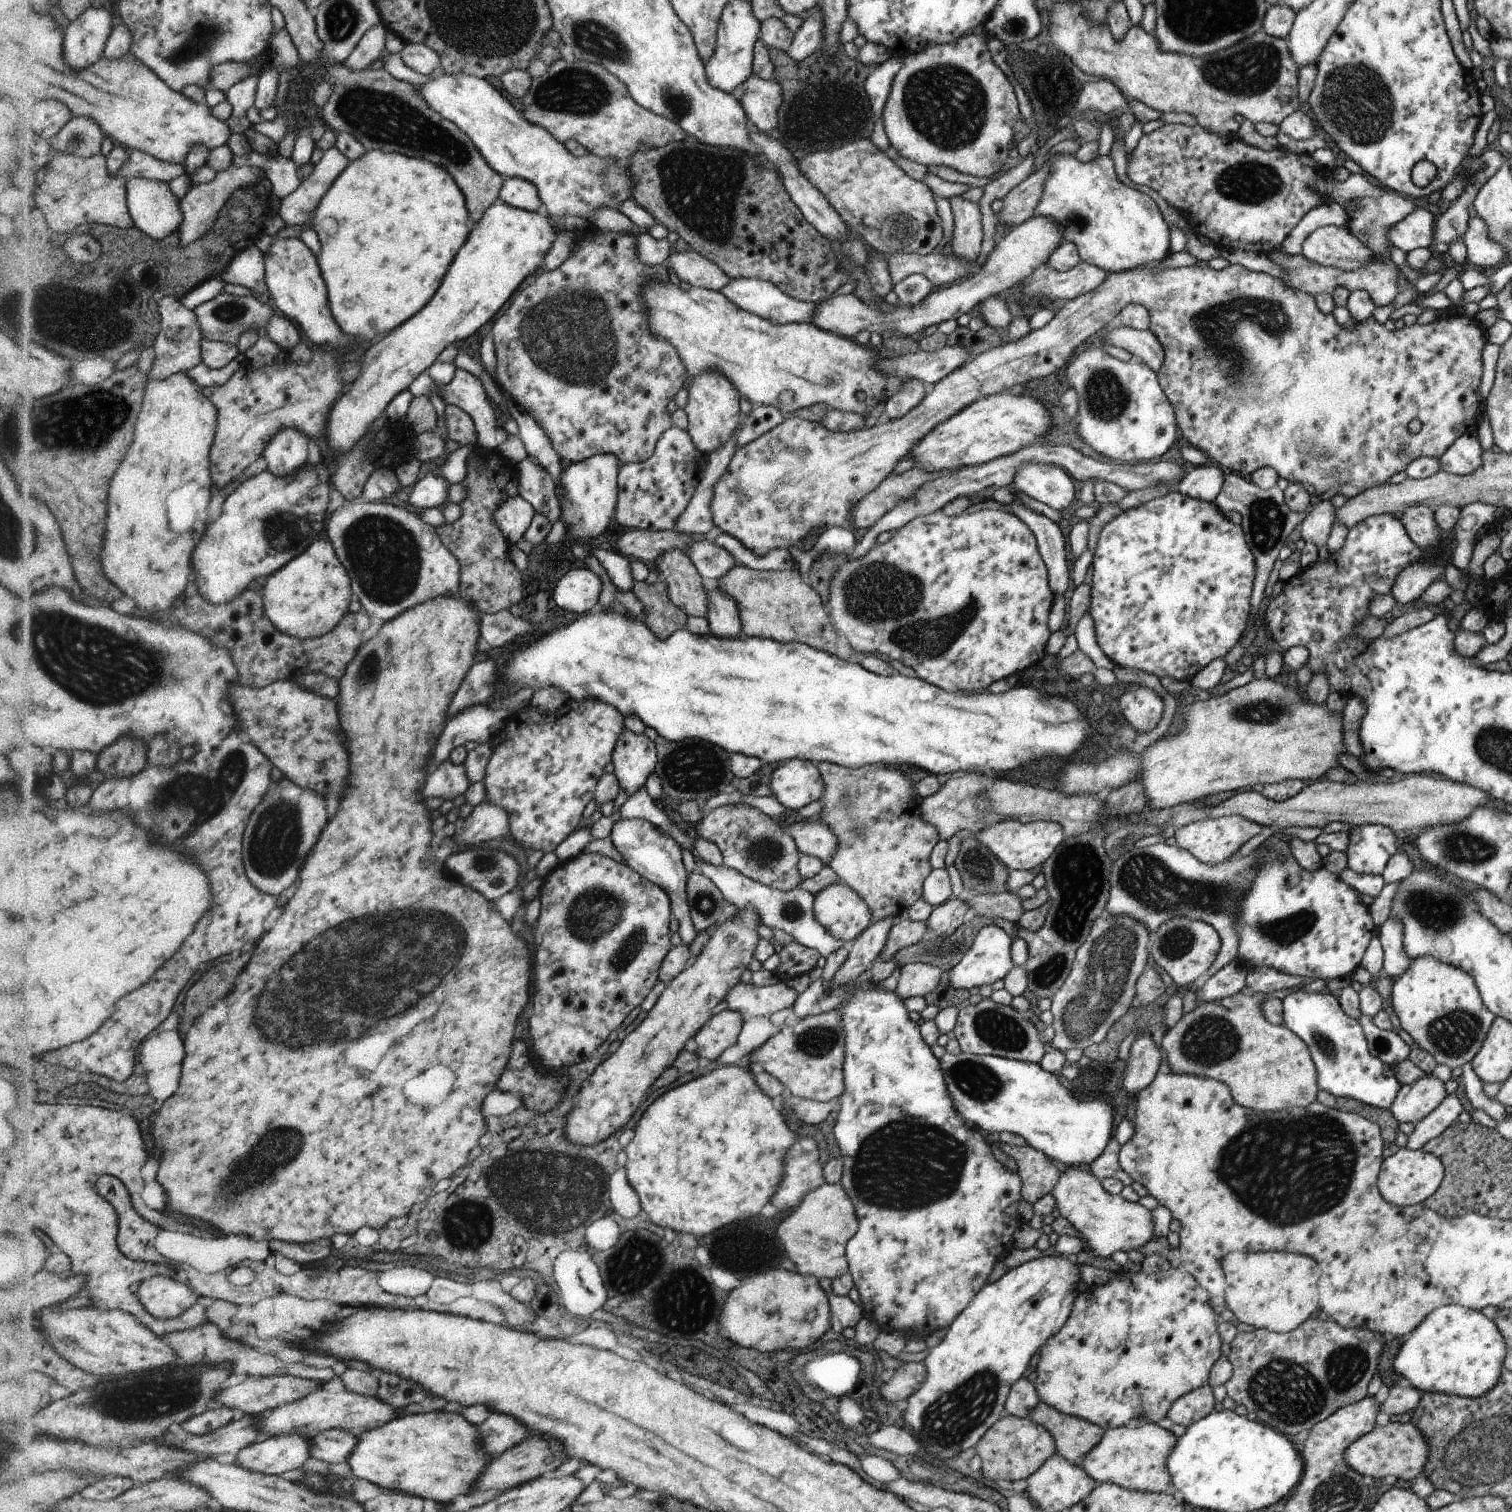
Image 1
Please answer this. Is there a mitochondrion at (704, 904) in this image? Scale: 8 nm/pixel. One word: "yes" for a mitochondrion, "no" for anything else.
yes

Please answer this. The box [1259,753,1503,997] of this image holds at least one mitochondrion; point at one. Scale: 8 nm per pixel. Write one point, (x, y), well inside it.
(1435, 909)

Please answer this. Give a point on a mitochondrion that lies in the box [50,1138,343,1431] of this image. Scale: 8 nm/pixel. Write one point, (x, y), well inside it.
(156, 1399)

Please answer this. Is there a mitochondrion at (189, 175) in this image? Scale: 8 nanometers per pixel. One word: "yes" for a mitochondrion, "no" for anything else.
no

